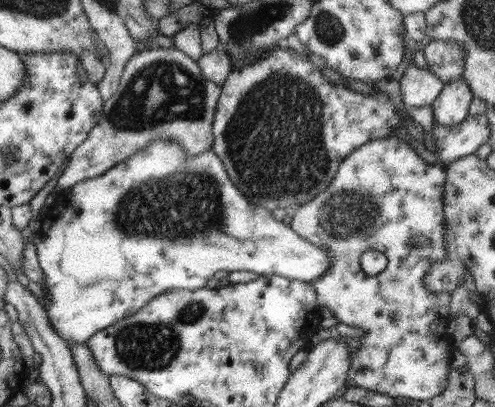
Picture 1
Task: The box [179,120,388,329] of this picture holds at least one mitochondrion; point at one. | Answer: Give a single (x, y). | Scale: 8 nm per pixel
(353, 213)

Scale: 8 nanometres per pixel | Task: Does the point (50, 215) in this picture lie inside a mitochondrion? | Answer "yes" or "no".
no

